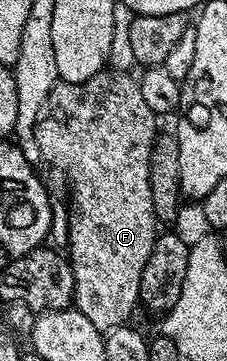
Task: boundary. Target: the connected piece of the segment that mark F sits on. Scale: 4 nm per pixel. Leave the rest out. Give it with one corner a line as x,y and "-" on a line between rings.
104,68
103,72
93,75
93,79
85,79
85,83
56,83
35,120
35,129
43,129
43,123
52,114
51,99
63,97
63,137
55,133
55,141
63,145
63,149
55,149
55,153
63,153
63,161
59,161
55,169
75,184
75,197
83,212
83,217
77,218
71,225
69,260
71,270
75,272
73,305
100,331
118,329
130,322
127,320
131,312
135,305
140,304
141,275
145,271
145,263
149,263
157,236
153,195
149,191
149,155
151,143
157,136
157,117
139,97
138,80
131,81
129,74
118,73
111,68

